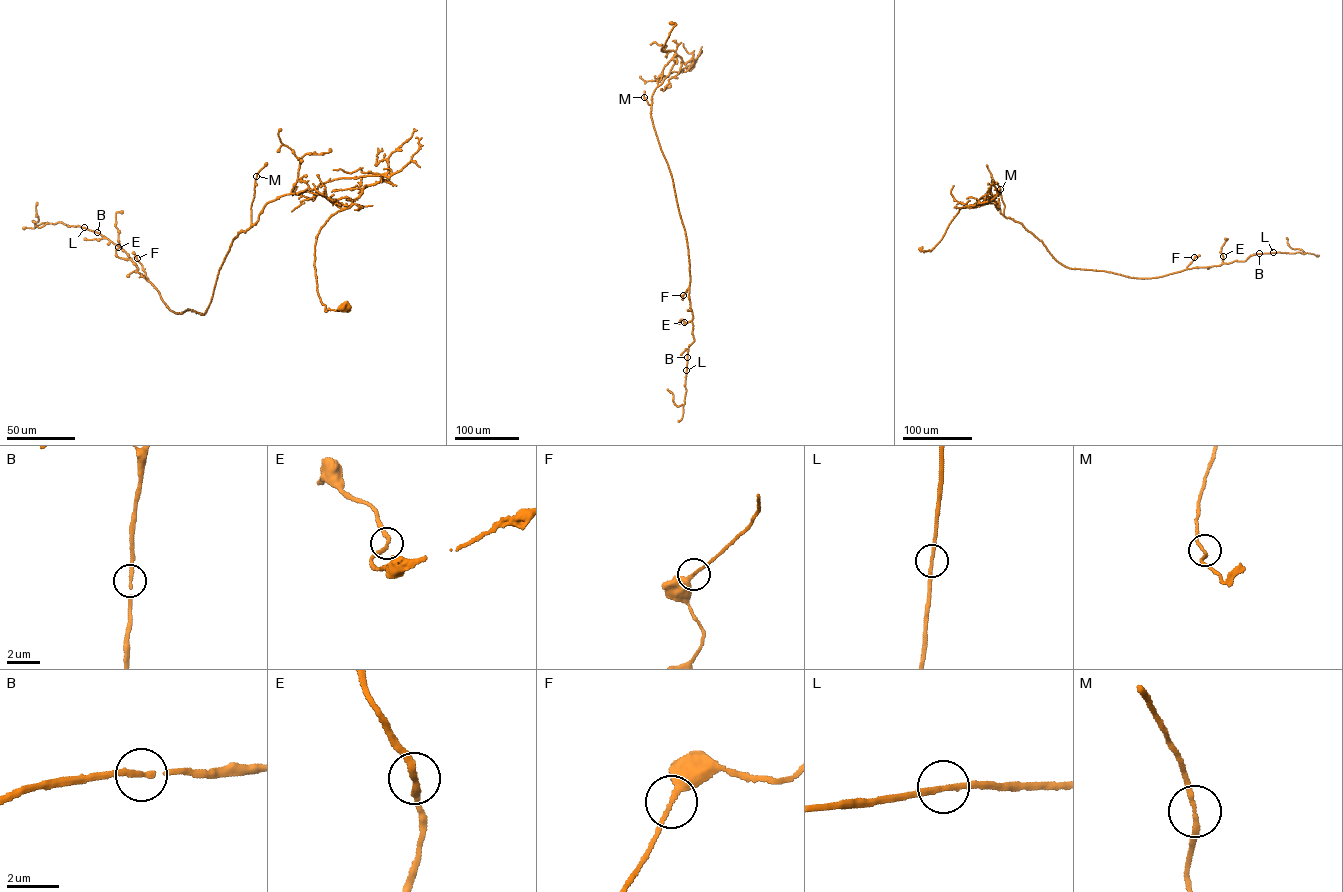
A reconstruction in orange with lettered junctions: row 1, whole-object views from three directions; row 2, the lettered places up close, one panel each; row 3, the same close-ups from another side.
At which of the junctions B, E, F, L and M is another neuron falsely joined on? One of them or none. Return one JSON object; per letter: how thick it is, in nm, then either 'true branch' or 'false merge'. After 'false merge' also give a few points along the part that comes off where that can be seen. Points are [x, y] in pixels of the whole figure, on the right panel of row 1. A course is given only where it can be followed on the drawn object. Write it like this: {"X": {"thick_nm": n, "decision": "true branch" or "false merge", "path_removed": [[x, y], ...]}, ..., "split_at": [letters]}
{"B": {"thick_nm": 190, "decision": "true branch"}, "E": {"thick_nm": 220, "decision": "true branch"}, "F": {"thick_nm": 200, "decision": "true branch"}, "L": {"thick_nm": 220, "decision": "true branch"}, "M": {"thick_nm": 160, "decision": "true branch"}, "split_at": []}

